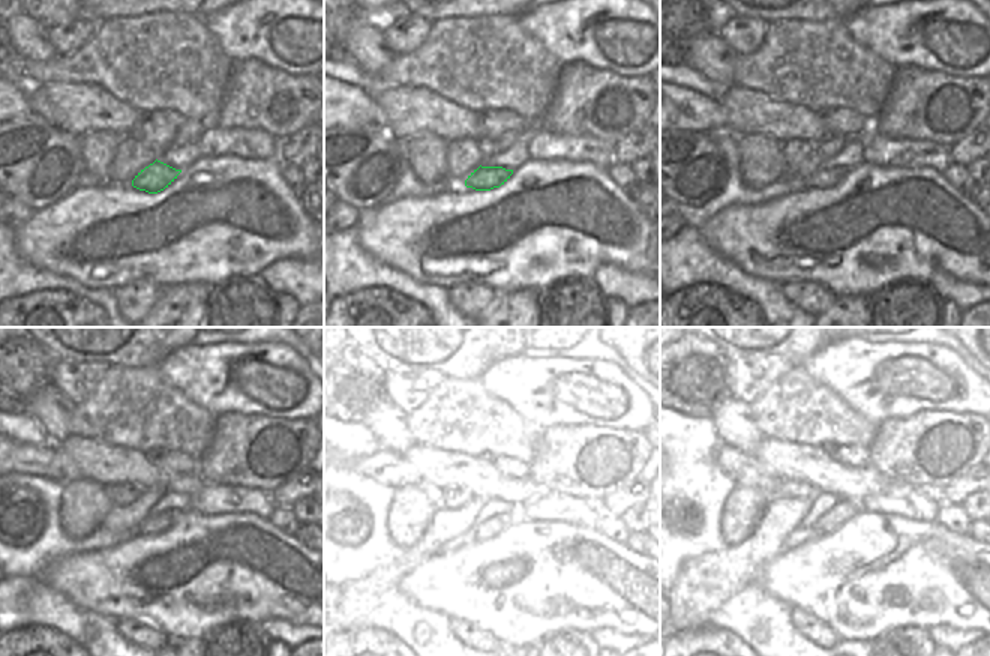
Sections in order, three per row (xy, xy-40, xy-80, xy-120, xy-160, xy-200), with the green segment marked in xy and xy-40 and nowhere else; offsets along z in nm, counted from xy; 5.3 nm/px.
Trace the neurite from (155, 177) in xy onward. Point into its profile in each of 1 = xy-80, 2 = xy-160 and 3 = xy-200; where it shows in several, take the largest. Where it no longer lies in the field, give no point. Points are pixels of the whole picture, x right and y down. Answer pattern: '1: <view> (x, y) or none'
1: xy-80 (822, 179)
2: xy-160 (500, 518)
3: xy-200 (842, 511)

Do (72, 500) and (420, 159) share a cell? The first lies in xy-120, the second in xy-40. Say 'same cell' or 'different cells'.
same cell

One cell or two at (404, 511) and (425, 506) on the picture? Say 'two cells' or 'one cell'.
one cell

